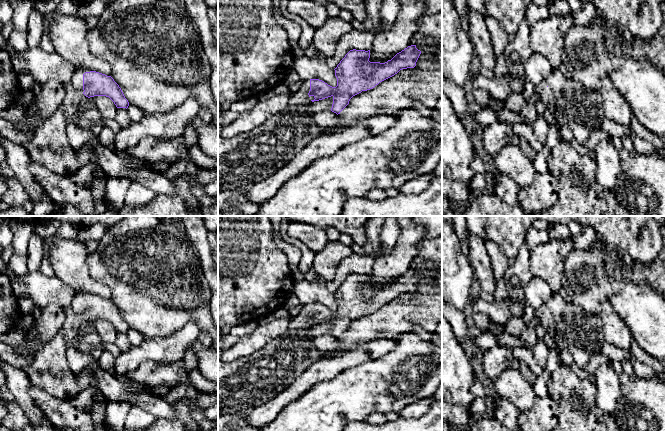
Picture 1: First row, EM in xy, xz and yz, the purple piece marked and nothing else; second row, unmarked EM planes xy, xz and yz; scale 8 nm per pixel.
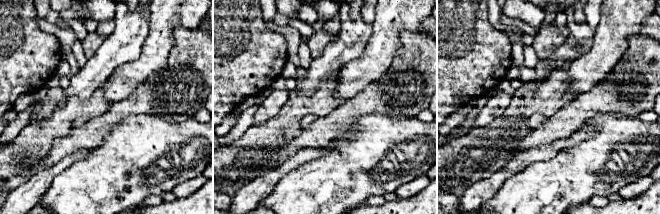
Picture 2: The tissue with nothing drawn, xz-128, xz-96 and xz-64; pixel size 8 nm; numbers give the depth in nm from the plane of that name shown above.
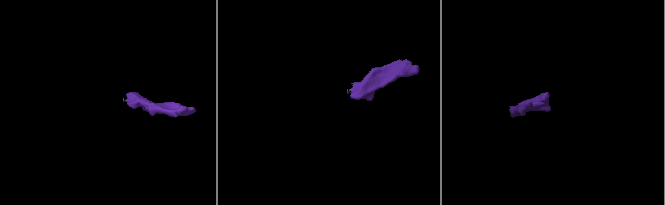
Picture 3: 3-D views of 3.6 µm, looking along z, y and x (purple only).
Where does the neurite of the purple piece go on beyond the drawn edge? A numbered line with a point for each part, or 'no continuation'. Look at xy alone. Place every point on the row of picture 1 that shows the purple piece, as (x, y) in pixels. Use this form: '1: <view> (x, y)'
1: xy (73, 101)

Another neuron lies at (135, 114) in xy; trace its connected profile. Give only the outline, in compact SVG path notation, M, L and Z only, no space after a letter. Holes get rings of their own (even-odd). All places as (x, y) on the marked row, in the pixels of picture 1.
M129 104L127 112L129 114L131 122L138 122L146 115L146 113L143 110L132 104Z

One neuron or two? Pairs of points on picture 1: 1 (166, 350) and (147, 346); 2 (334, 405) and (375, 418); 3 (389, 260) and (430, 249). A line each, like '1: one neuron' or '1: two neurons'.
1: one neuron
2: two neurons
3: two neurons

